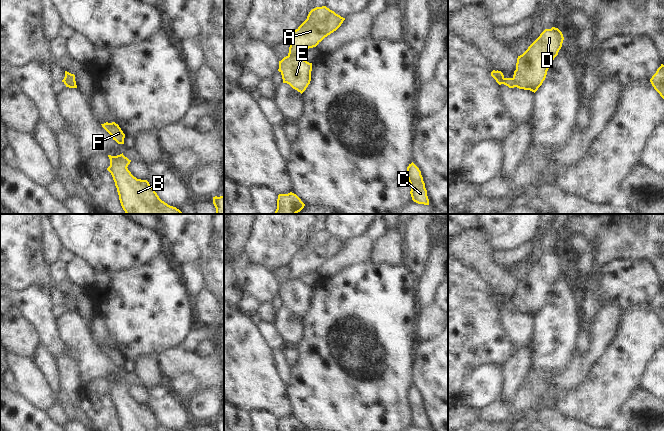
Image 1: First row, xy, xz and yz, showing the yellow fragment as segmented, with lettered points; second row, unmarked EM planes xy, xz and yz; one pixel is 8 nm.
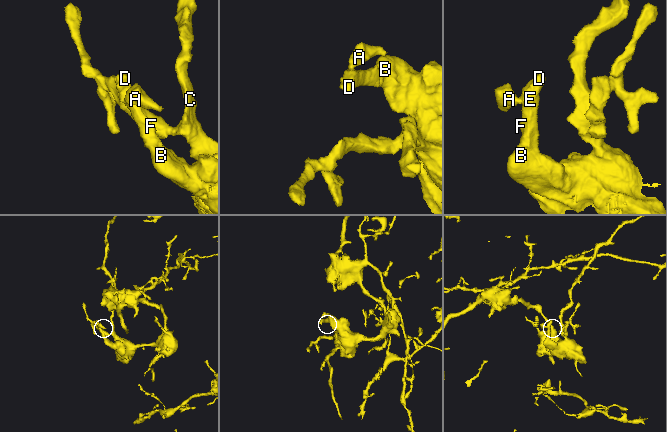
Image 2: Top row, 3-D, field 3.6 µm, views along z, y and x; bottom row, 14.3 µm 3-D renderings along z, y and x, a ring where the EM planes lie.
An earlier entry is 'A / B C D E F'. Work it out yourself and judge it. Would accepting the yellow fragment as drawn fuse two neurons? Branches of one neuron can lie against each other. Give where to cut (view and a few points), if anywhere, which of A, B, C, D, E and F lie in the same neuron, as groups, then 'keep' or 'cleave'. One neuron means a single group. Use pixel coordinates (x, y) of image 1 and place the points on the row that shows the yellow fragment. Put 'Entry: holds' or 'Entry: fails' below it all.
xz (288, 54), (297, 55) | A / B C D E F | cleave
Entry: holds

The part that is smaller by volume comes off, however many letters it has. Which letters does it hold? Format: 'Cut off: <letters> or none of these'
Cut off: A

